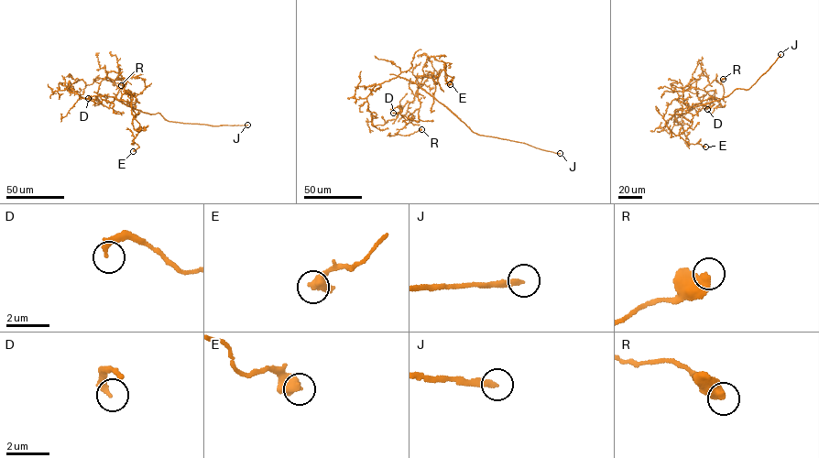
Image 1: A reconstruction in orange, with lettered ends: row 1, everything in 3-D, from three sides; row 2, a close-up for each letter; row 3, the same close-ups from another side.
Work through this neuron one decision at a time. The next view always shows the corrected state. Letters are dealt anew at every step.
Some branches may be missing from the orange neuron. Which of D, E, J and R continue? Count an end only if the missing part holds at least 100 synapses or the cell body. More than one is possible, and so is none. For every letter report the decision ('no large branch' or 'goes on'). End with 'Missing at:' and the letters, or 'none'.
D: no large branch
E: no large branch
J: goes on
R: no large branch
Missing at: J

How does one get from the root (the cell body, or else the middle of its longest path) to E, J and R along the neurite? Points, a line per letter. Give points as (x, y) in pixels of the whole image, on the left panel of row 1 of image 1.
E: (130, 106), (120, 99), (126, 91), (130, 91), (132, 123), (138, 132), (131, 143), (139, 147), (133, 151)
J: (130, 106), (151, 114), (158, 113), (168, 121), (214, 125), (247, 125)
R: (130, 106), (120, 99), (125, 84), (122, 83), (121, 89), (108, 78), (95, 79), (121, 85)

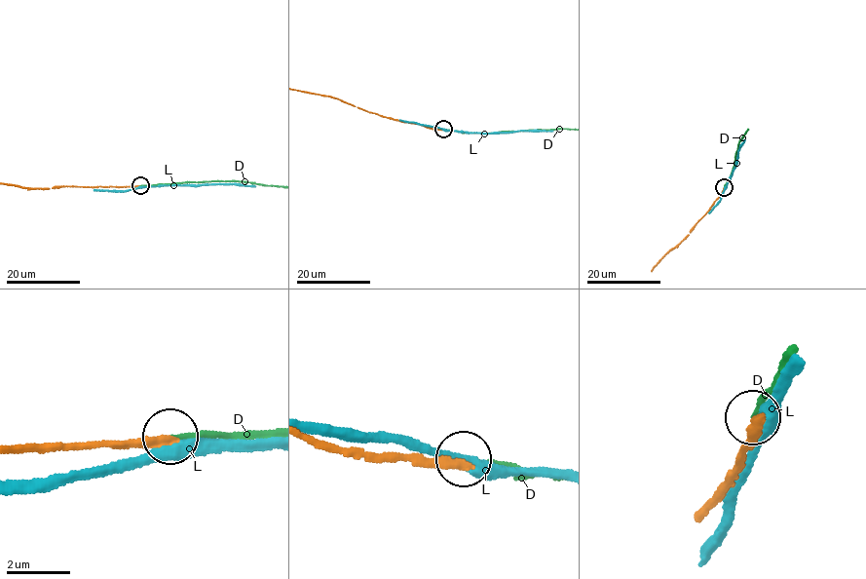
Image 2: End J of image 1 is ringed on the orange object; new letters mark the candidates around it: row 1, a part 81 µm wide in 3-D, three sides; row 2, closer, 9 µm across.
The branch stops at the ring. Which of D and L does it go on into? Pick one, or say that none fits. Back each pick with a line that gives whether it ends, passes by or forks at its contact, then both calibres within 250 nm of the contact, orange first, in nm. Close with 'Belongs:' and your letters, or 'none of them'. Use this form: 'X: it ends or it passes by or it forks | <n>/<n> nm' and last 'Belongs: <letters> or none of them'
D: it ends | 280/110 nm
Belongs: D

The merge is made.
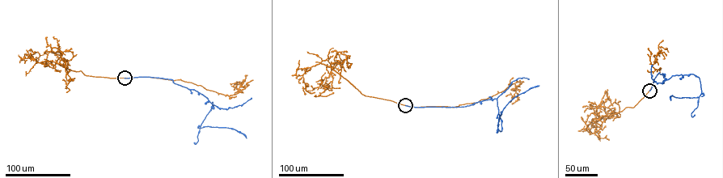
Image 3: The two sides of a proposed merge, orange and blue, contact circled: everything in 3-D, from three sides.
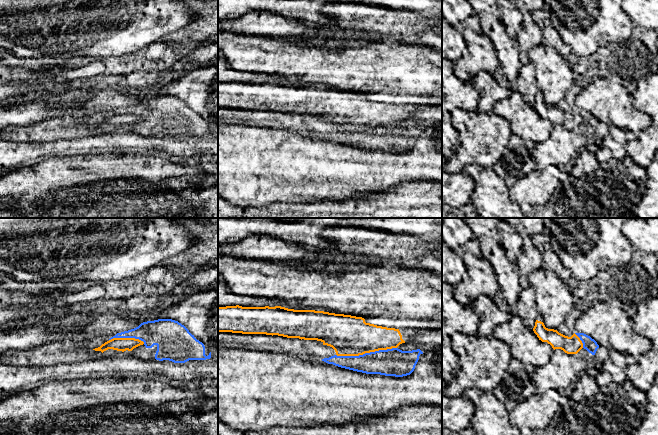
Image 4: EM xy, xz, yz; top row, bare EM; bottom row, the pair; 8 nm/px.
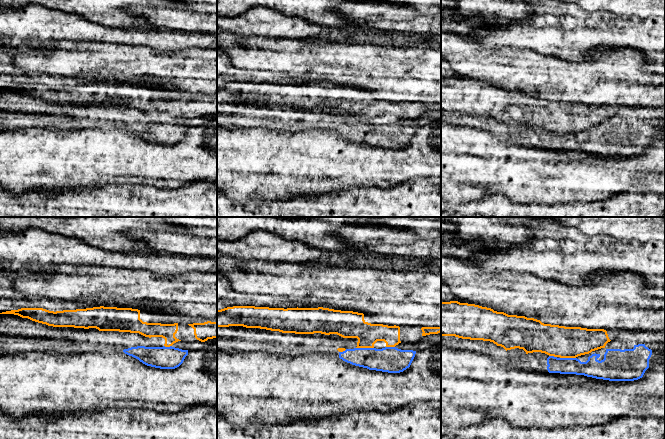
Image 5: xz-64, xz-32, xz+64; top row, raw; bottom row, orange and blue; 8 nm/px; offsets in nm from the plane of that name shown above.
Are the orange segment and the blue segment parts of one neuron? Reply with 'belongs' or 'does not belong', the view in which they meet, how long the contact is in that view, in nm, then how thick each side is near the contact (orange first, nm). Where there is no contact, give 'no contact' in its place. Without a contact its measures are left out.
does not belong | xz | 500 nm | 320/220 nm

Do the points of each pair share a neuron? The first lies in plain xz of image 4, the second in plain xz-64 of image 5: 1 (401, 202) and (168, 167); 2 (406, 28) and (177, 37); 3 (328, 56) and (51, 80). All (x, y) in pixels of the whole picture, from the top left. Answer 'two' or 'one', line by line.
1: two
2: two
3: two

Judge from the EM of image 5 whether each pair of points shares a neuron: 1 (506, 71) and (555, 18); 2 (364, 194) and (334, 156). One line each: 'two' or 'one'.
1: two
2: two

